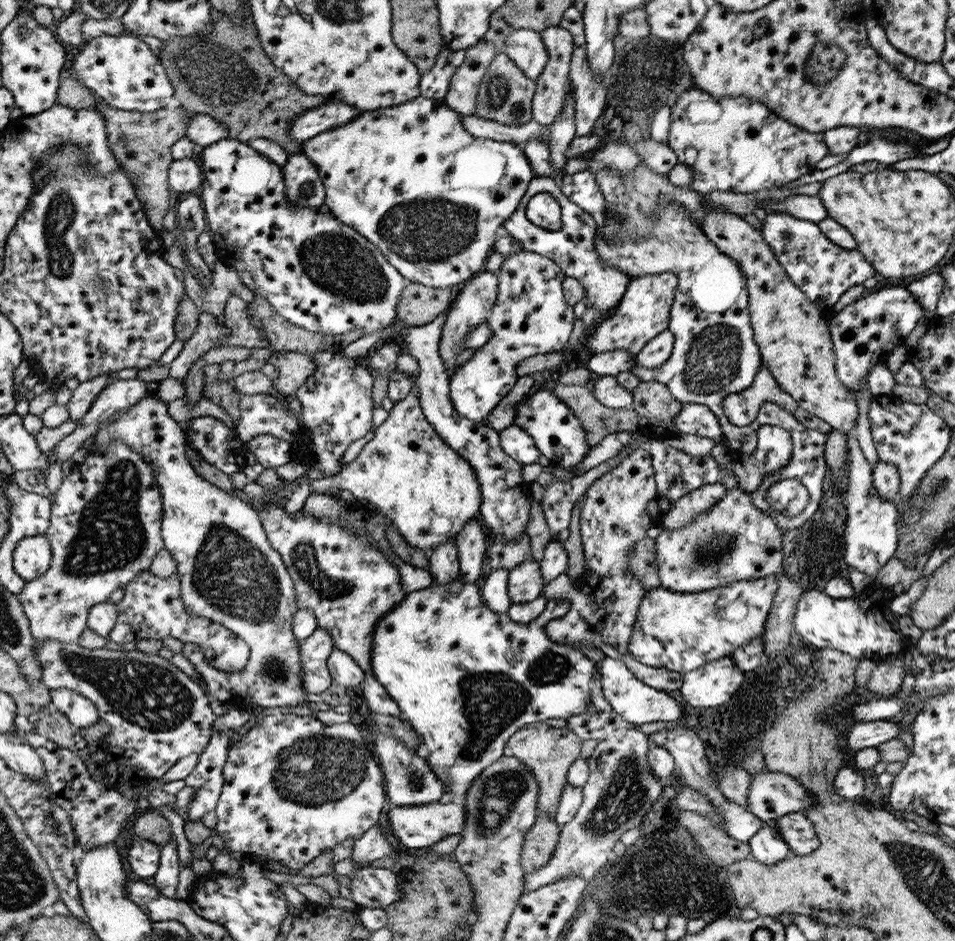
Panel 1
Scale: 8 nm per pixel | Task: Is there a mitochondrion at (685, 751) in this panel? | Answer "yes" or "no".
no

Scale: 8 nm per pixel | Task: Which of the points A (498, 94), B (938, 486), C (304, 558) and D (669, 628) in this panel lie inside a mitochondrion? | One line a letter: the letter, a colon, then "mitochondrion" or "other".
A: mitochondrion
B: mitochondrion
C: mitochondrion
D: other

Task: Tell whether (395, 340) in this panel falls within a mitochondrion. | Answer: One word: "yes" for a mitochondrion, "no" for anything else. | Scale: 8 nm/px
no

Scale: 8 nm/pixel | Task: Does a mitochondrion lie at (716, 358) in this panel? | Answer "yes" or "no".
yes

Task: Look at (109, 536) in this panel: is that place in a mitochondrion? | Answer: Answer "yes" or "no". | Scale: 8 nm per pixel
yes

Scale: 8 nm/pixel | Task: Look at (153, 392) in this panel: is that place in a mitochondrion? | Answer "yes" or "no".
no

